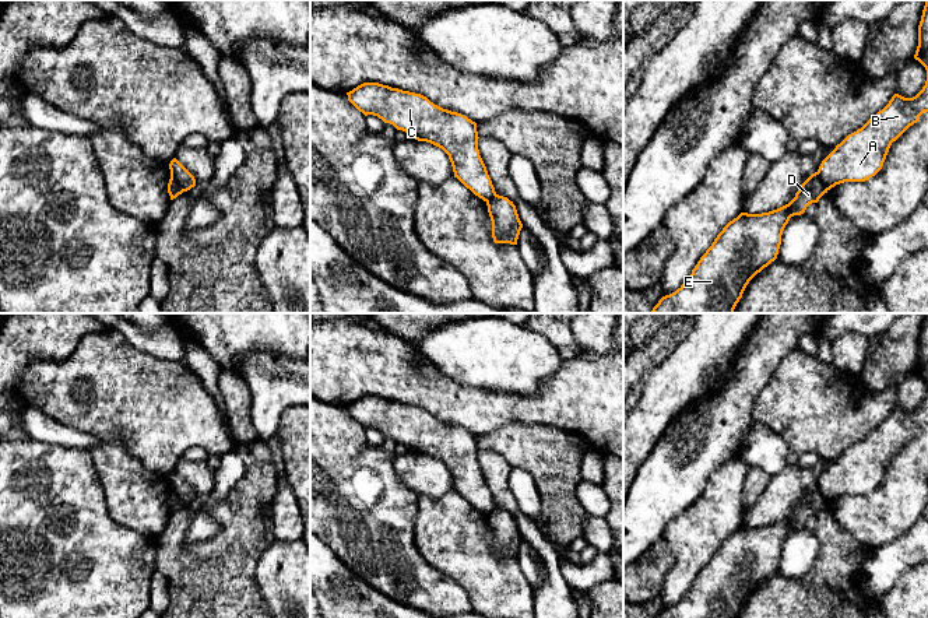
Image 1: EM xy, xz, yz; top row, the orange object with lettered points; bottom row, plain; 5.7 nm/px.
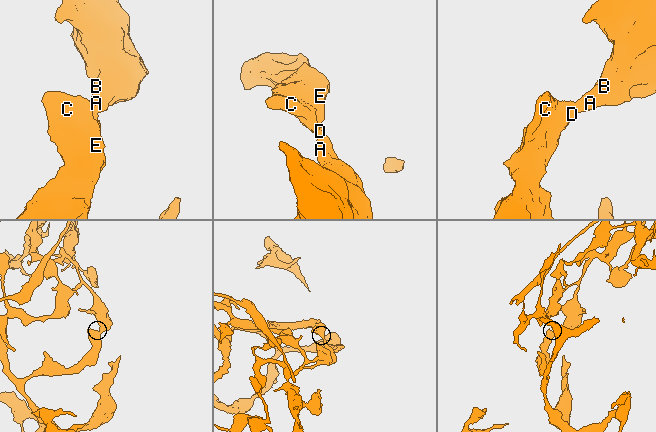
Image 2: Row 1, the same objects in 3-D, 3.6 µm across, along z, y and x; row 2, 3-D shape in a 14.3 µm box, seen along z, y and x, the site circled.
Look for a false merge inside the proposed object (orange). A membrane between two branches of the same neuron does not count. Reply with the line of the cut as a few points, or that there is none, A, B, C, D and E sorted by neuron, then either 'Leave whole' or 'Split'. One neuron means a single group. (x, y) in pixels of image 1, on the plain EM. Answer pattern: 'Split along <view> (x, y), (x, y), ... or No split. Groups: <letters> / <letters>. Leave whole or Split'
Split along yz (816, 485), (826, 504). Groups: A B / C D E. Split

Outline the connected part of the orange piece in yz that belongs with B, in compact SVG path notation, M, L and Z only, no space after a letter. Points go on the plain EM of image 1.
M928 313L918 338L914 372L927 383L922 403L913 411L894 407L882 424L836 459L818 482L826 503L844 495L865 495L875 489L882 482L892 456L928 425Z

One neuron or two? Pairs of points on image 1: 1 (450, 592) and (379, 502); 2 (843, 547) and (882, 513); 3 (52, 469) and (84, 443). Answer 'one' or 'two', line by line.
1: one
2: two
3: two

